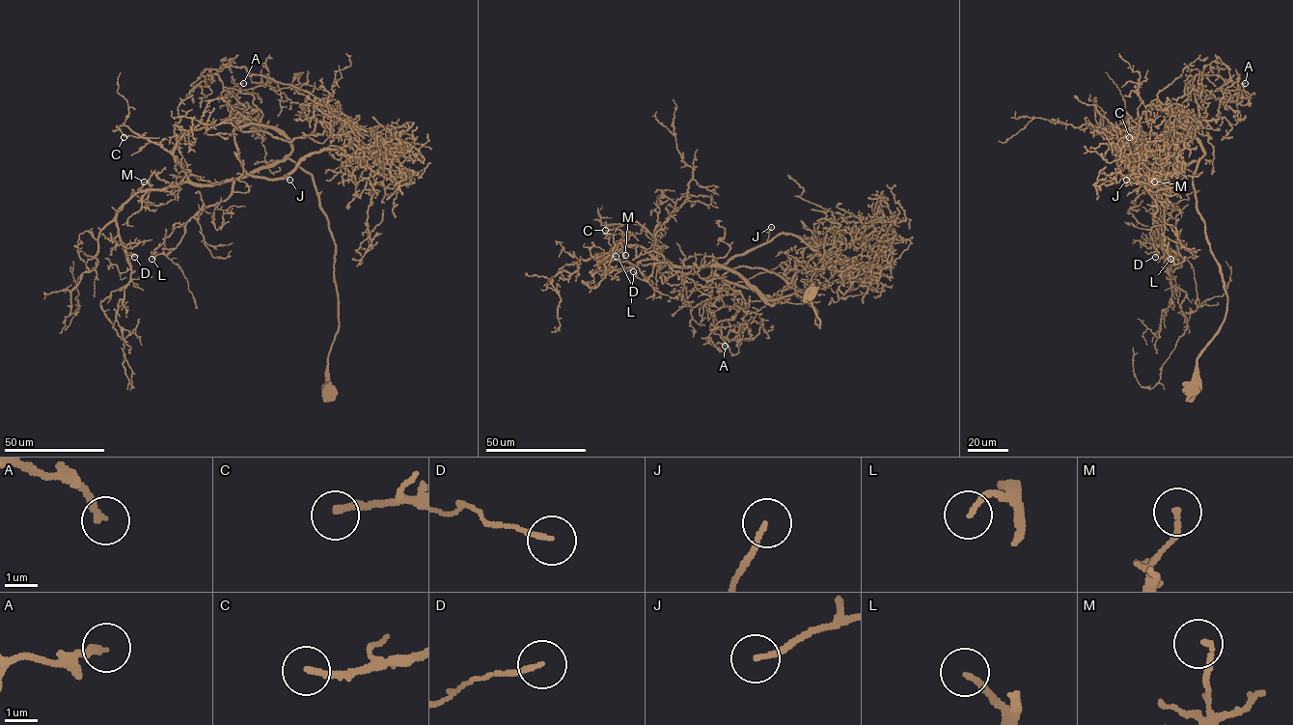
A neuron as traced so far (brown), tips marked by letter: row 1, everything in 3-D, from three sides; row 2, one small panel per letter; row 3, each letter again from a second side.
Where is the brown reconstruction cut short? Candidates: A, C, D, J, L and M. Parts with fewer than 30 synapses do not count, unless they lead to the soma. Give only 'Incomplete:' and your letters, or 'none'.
Incomplete: J

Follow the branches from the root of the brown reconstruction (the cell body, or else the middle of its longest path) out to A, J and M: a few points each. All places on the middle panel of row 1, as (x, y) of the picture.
A: (811, 292), (819, 327), (797, 293), (771, 304), (714, 274), (742, 296), (710, 334), (725, 346)
J: (811, 292), (819, 327), (816, 309), (797, 293), (771, 304), (766, 295), (716, 273), (764, 244), (771, 227)
M: (811, 292), (819, 327), (816, 309), (797, 293), (765, 299), (720, 266), (661, 264), (635, 245), (625, 255)

